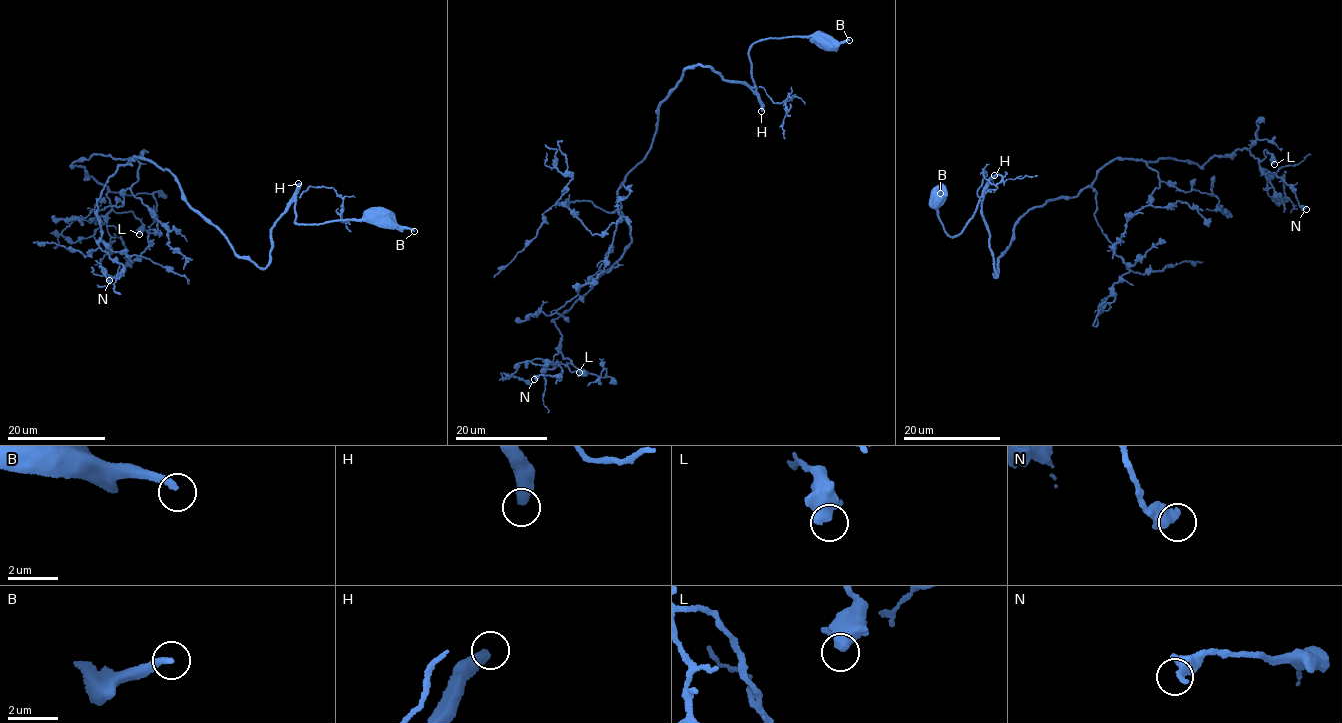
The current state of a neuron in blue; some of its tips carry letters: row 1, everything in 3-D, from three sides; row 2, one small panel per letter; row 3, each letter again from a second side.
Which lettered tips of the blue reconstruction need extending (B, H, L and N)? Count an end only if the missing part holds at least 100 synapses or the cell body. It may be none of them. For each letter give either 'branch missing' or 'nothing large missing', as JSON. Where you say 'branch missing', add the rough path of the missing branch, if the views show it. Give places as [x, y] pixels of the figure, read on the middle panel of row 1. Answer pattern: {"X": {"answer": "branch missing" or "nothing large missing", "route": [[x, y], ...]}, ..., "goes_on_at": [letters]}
{"B": {"answer": "nothing large missing"}, "H": {"answer": "branch missing"}, "L": {"answer": "nothing large missing"}, "N": {"answer": "nothing large missing"}, "goes_on_at": ["H"]}

